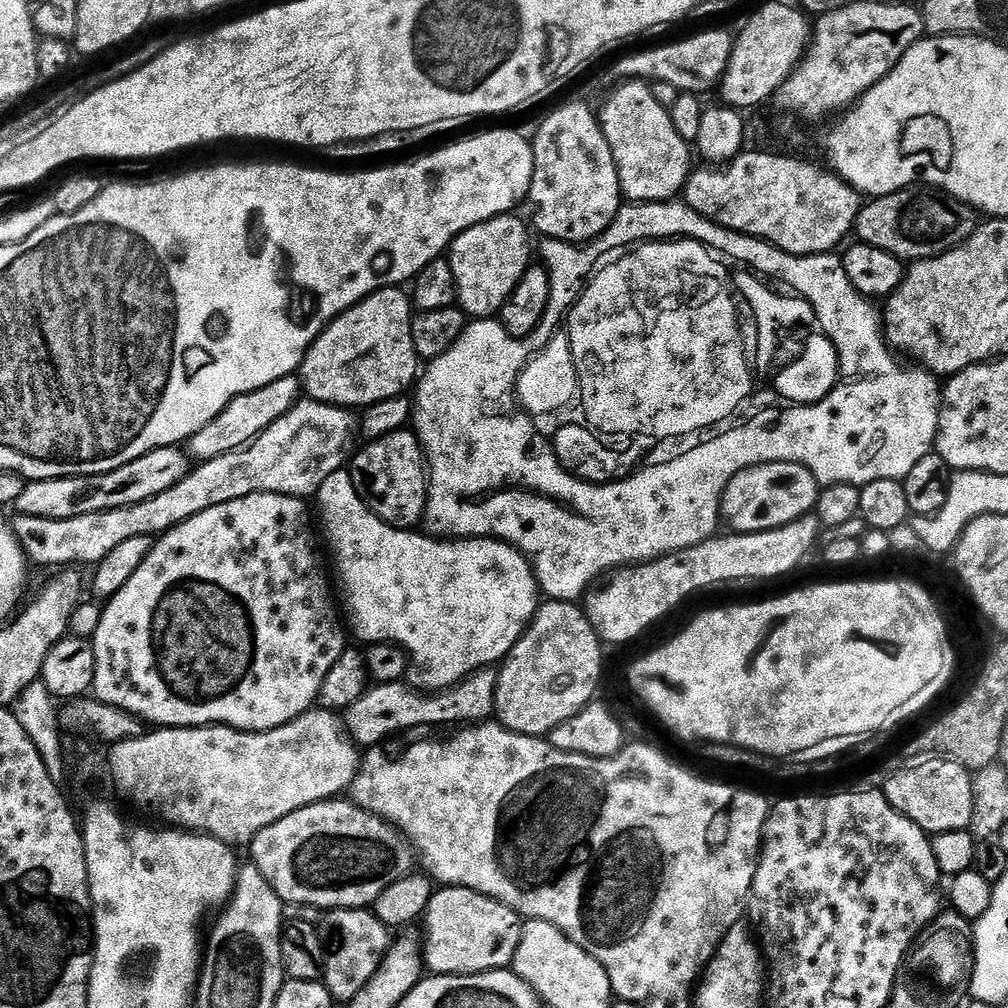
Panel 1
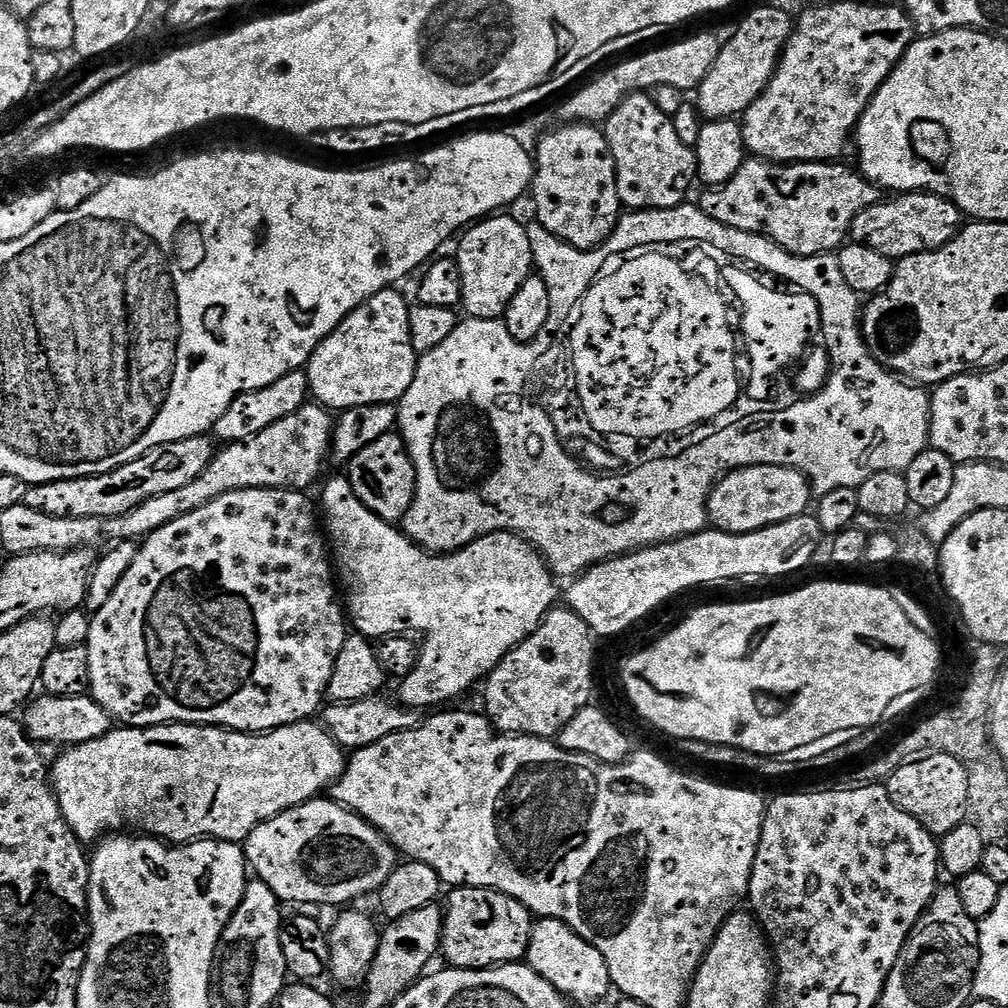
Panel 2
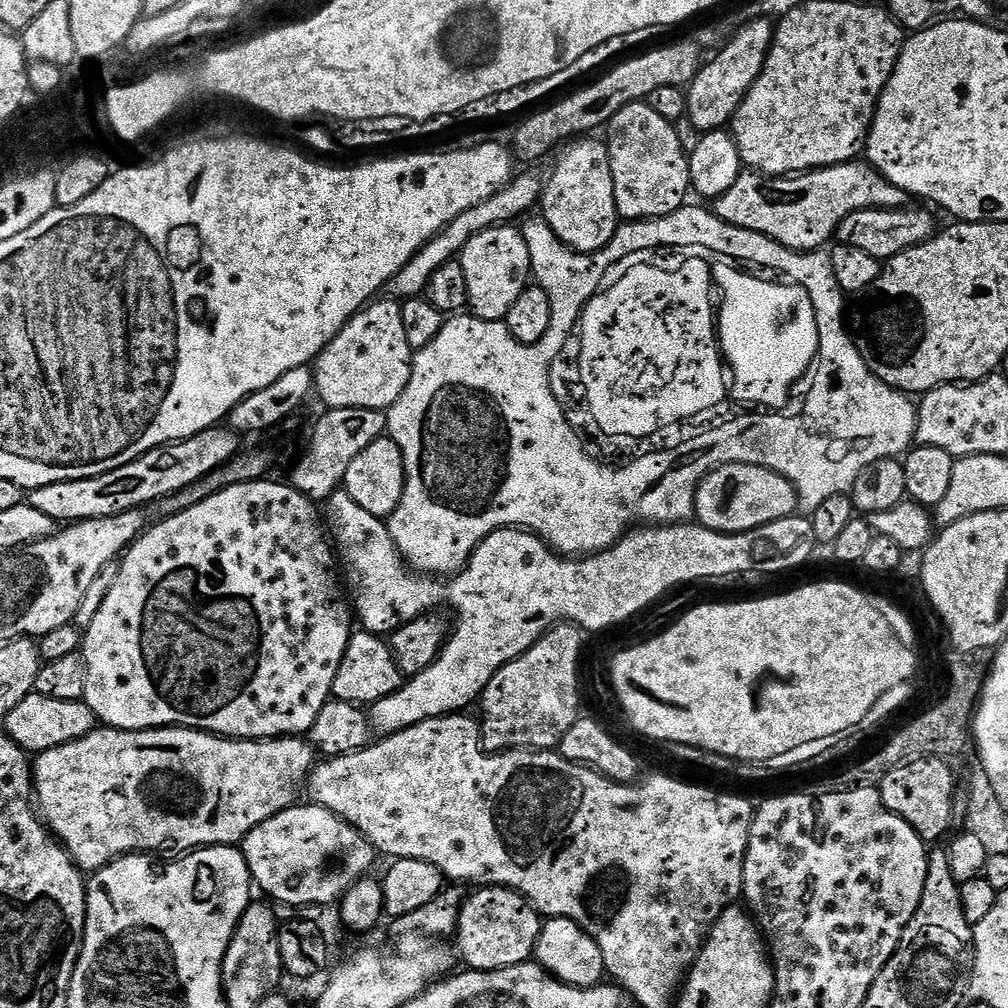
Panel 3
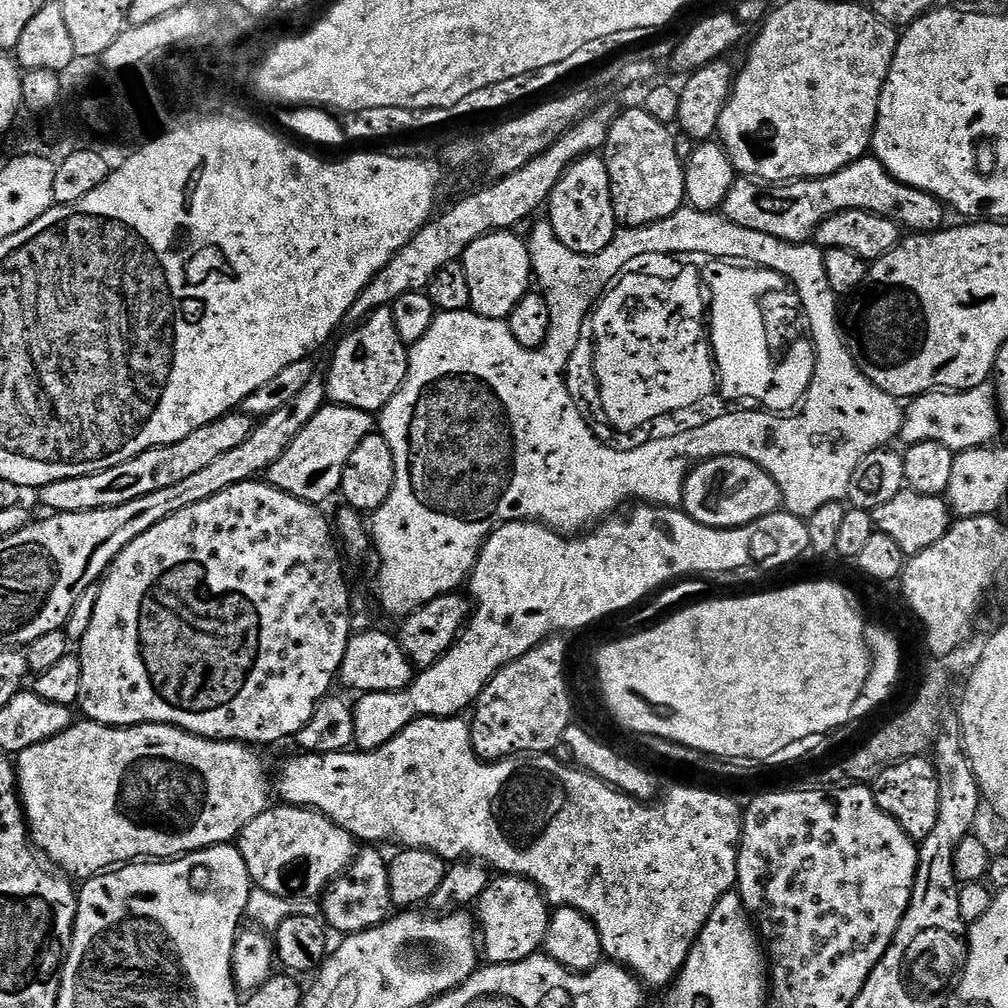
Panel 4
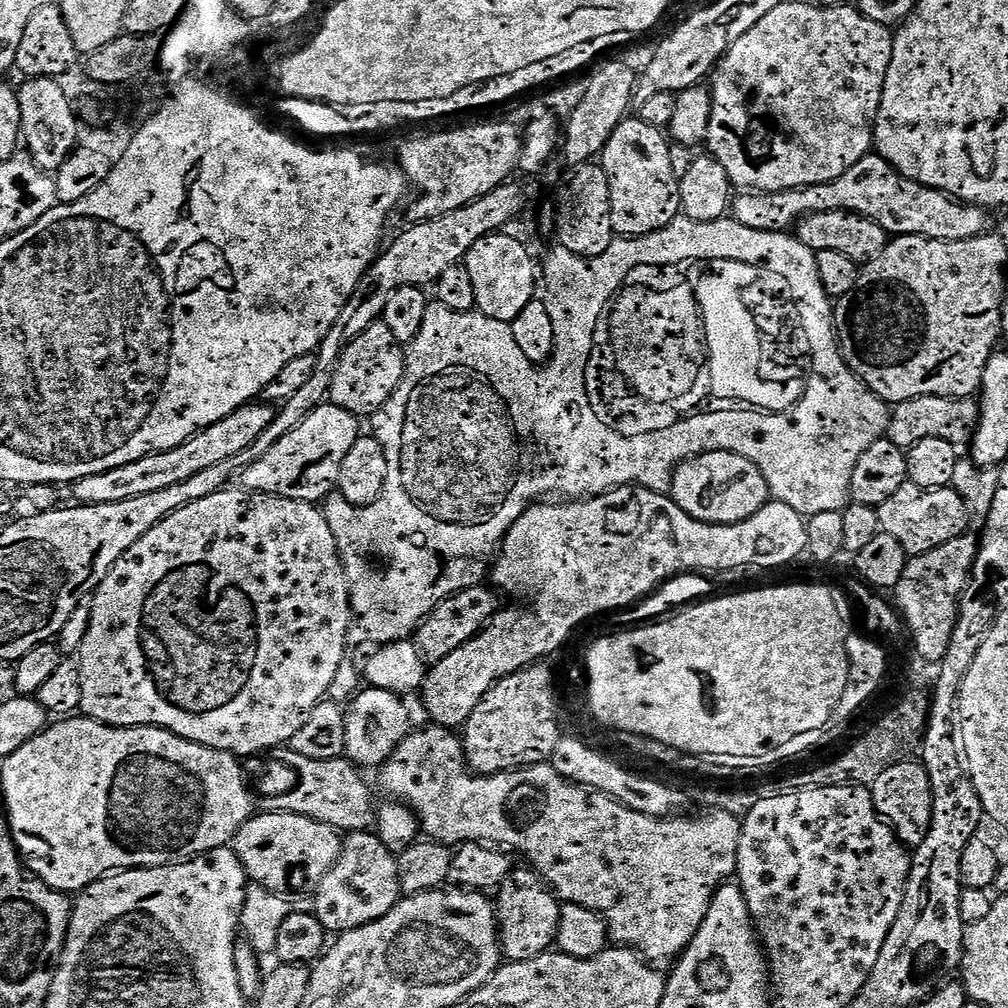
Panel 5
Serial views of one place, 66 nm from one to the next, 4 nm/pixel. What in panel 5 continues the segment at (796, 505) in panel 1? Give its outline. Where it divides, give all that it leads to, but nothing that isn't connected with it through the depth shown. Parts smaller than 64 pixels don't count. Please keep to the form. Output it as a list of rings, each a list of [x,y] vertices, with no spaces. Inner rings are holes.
[[[703,452],[701,456],[692,457],[691,461],[689,468],[684,468],[682,473],[682,498],[675,500],[679,508],[690,514],[690,518],[707,524],[737,524],[746,522],[746,518],[754,518],[762,506],[770,503],[766,478],[750,458],[742,458],[742,454],[733,452]]]

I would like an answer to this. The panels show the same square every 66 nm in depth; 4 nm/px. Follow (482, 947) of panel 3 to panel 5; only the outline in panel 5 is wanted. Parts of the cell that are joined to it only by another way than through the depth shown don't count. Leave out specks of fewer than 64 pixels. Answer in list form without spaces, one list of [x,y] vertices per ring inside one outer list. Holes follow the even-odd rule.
[[[513,867],[494,896],[500,925],[500,947],[509,961],[533,960],[555,945],[560,926],[561,901],[547,880],[531,867]]]

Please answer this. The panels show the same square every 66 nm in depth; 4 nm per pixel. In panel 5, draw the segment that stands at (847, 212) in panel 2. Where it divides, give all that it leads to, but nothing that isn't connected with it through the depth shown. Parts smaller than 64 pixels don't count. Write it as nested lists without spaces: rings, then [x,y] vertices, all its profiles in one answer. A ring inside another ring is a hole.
[[[879,154],[862,157],[857,164],[850,166],[850,170],[846,170],[846,174],[825,184],[785,192],[745,191],[733,199],[730,216],[742,226],[750,226],[750,230],[788,232],[803,216],[826,210],[857,212],[860,216],[878,222],[878,226],[882,226],[882,230],[886,230],[892,238],[921,236],[958,242],[986,236],[993,231],[993,213],[989,209],[979,208],[977,204],[965,204],[947,192],[939,192],[936,188],[914,182]]]

